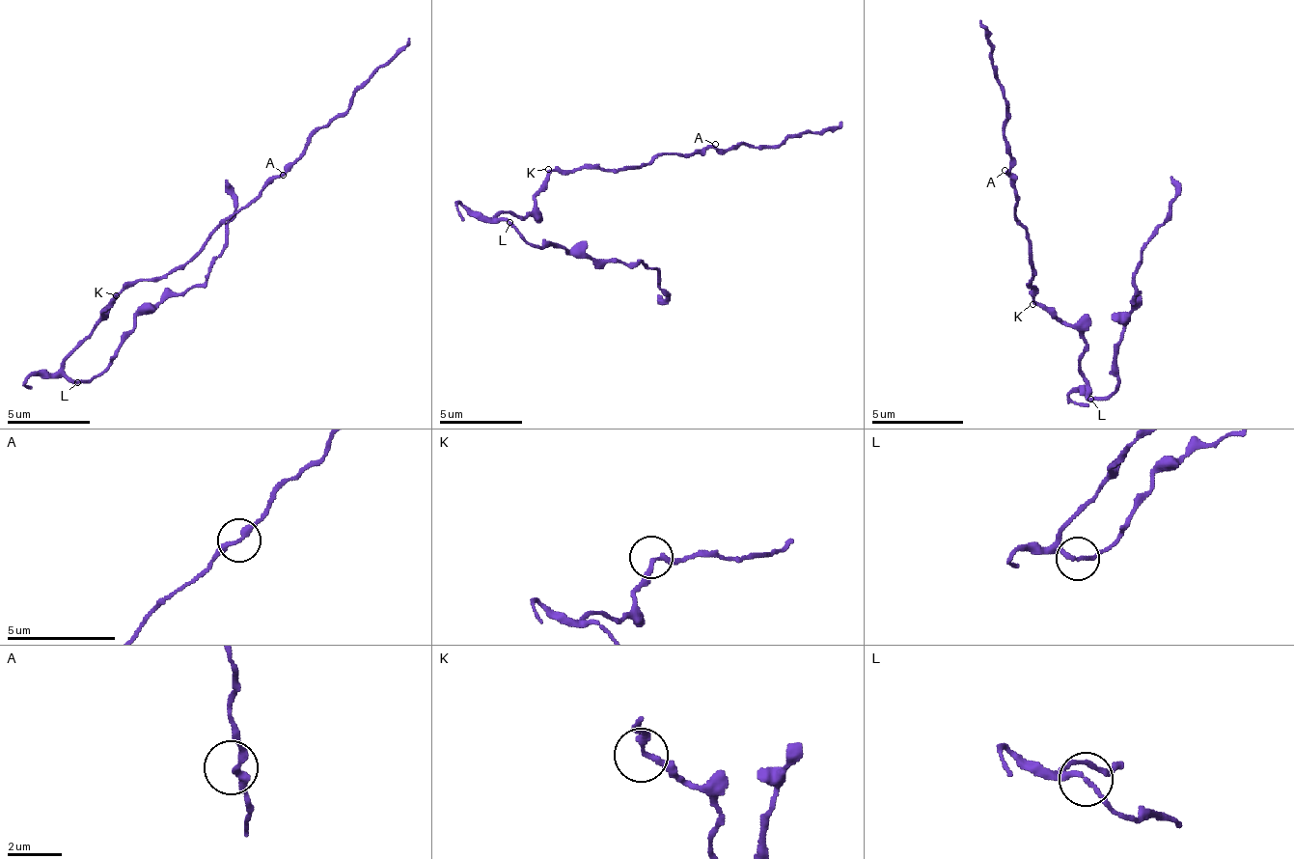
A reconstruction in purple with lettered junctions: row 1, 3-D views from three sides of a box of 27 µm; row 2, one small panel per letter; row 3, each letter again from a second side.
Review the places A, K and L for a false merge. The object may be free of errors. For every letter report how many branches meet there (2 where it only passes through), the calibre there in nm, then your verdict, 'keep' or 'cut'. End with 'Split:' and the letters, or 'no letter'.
A: 2 | 240 nm | keep
K: 2 | 200 nm | keep
L: 2 | 180 nm | keep
Split: no letter

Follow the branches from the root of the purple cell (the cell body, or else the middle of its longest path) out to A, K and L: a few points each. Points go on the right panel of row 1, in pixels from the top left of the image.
A: (1055, 313), (1046, 313), (1032, 299), (1032, 239), (1013, 216), (1013, 180), (1004, 170)
K: (1055, 313), (1046, 313), (1036, 304), (1032, 304)
L: (1055, 313), (1069, 322), (1083, 341), (1078, 373), (1087, 382), (1087, 396), (1091, 401)

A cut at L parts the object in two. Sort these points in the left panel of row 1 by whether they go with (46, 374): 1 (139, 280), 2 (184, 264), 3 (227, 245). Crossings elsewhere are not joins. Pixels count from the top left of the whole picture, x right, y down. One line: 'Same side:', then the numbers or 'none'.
Same side: 1, 2

